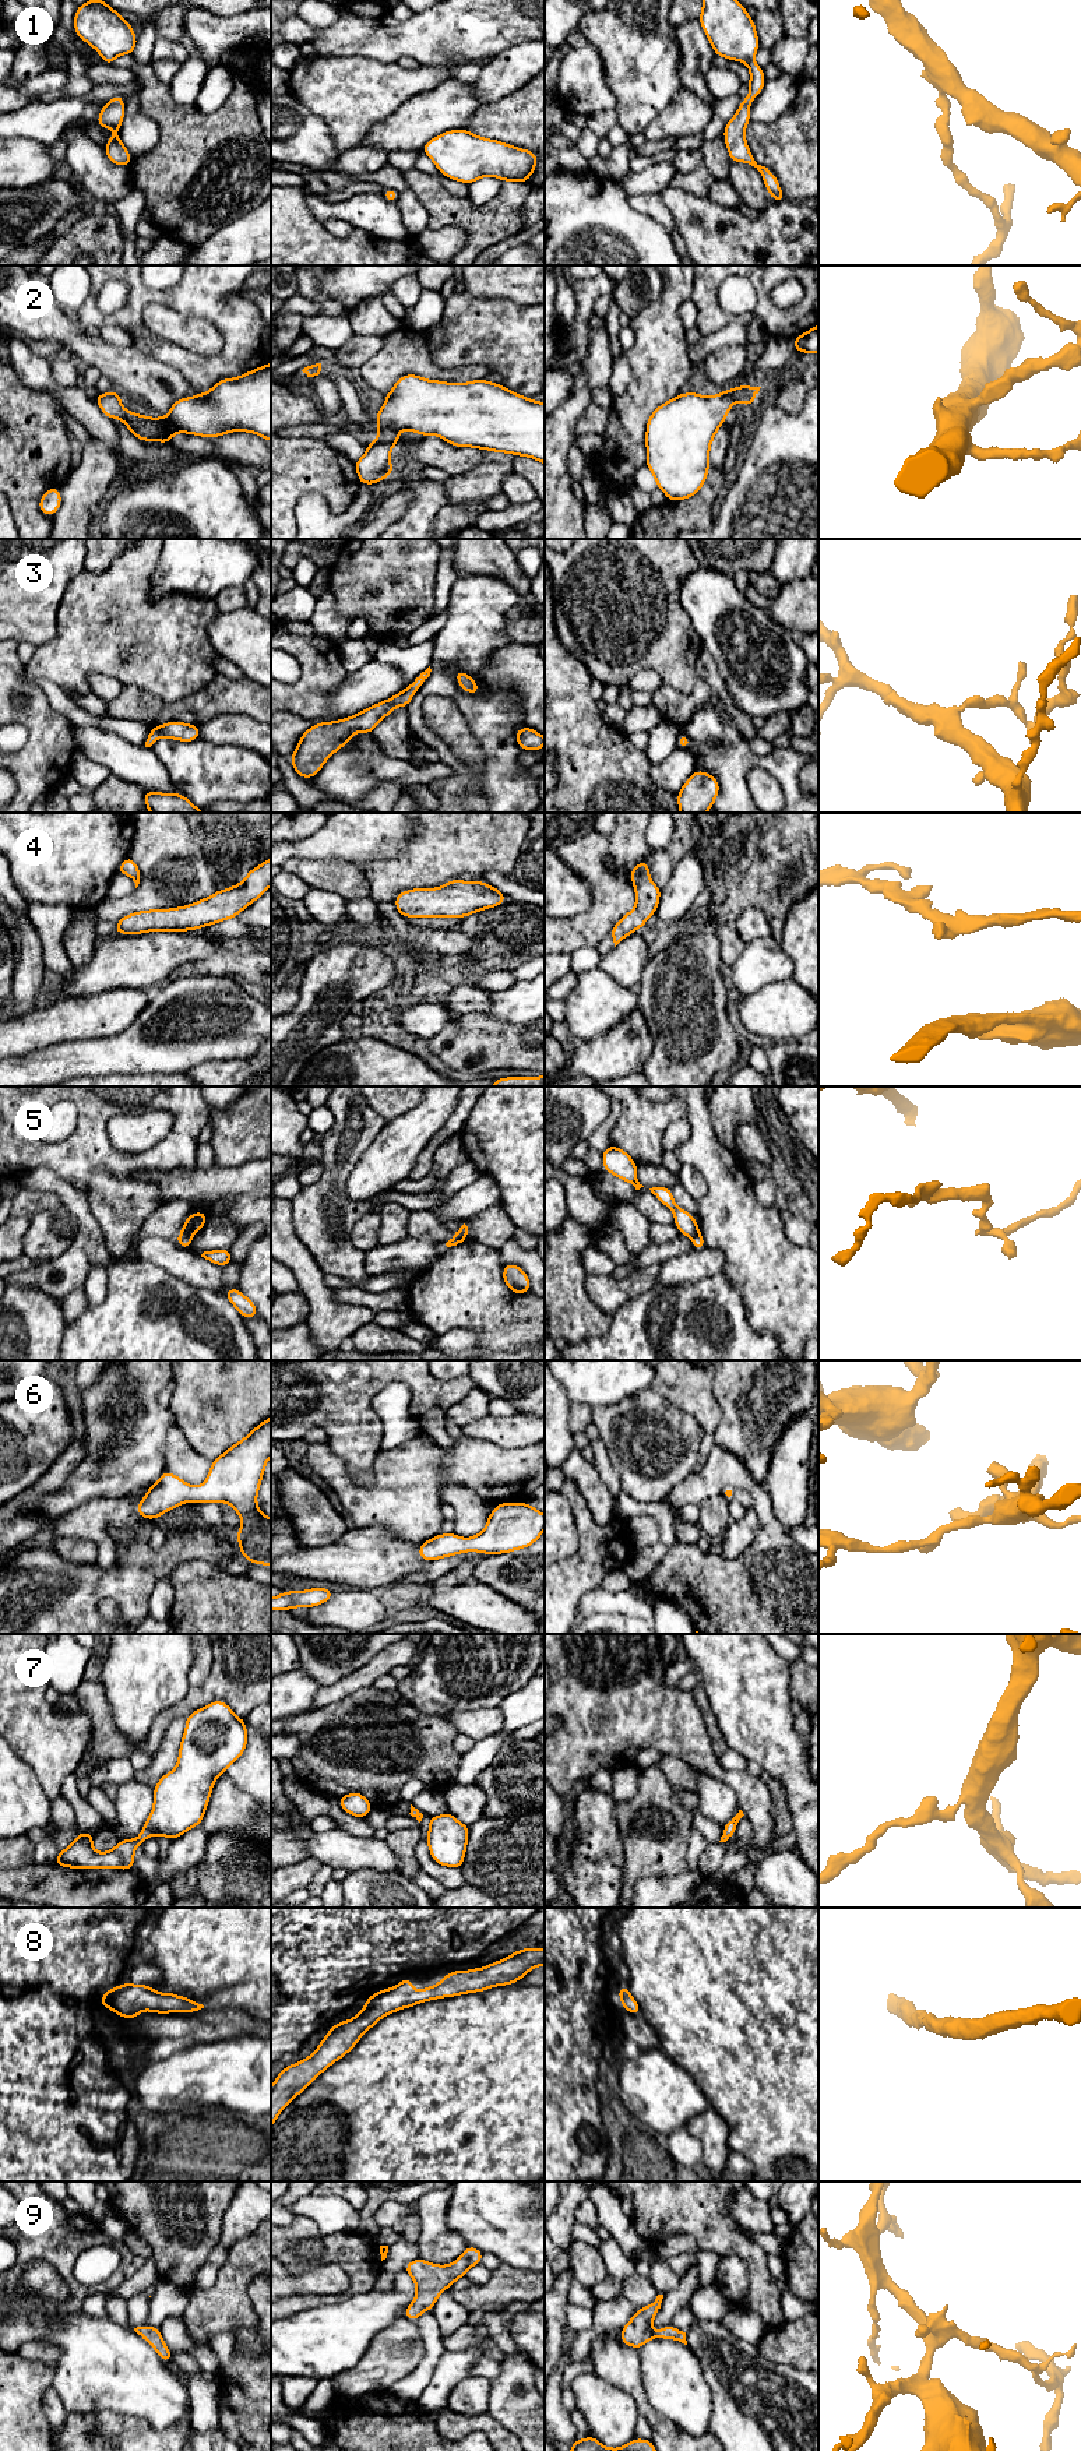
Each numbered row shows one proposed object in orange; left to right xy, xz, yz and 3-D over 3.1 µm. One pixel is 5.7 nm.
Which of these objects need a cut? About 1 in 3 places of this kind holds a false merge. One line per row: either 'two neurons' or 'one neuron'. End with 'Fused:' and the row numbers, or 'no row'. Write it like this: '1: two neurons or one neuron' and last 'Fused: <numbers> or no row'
1: one neuron
2: one neuron
3: one neuron
4: one neuron
5: two neurons
6: one neuron
7: one neuron
8: one neuron
9: one neuron
Fused: 5

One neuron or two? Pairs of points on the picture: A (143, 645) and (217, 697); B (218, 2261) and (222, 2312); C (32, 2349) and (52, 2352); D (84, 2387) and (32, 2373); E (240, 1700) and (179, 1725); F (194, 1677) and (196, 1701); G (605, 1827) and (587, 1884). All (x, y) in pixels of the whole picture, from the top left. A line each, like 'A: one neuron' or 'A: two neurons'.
A: two neurons
B: two neurons
C: one neuron
D: two neurons
E: two neurons
F: two neurons
G: one neuron

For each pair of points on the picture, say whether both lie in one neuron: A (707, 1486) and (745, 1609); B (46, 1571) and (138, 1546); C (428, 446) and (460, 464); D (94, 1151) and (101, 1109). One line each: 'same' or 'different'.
A: same
B: same
C: same
D: same

